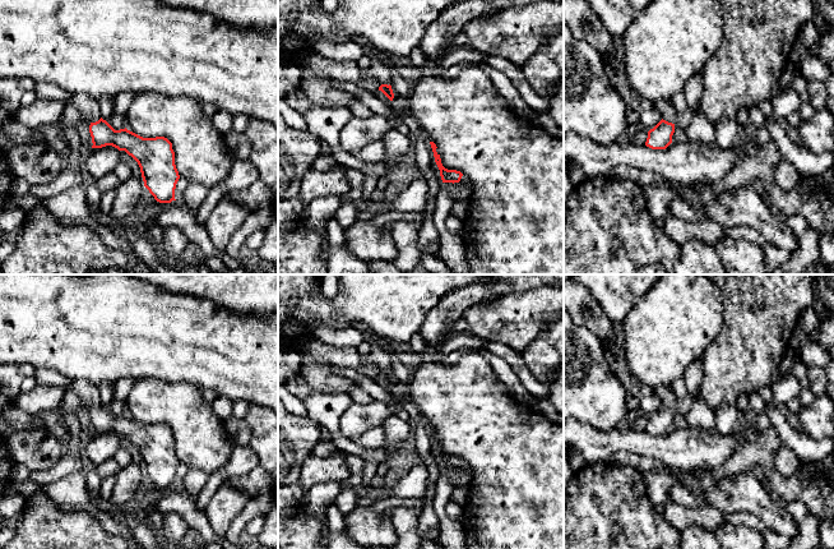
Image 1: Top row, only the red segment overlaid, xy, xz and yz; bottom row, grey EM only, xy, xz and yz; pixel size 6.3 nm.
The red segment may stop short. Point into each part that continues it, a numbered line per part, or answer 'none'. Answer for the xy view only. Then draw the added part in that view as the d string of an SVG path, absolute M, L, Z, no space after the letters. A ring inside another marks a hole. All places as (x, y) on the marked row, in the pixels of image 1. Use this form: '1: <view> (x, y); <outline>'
1: xy (89, 107); M78 93L71 94L70 98L64 102L64 105L73 105L91 123L96 123L101 119L99 101L96 98L89 98L84 94Z

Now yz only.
1: yz (666, 109); M659 100L654 102L653 106L661 112L663 120L675 124L677 114L668 100Z

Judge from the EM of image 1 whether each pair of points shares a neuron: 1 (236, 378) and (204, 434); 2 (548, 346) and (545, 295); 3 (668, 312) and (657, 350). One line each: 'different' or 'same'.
1: different
2: different
3: same

